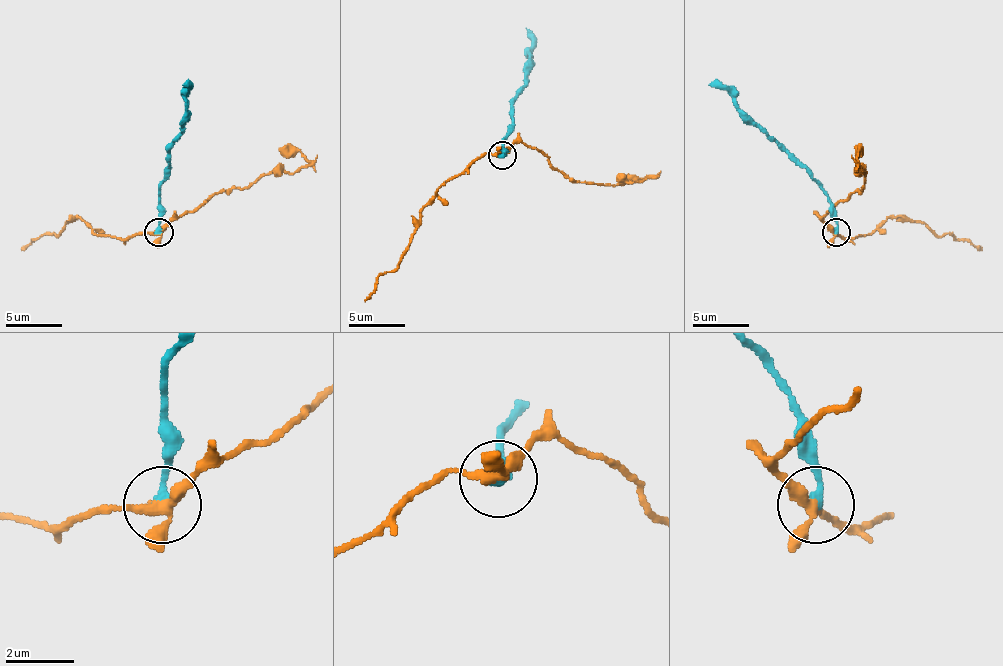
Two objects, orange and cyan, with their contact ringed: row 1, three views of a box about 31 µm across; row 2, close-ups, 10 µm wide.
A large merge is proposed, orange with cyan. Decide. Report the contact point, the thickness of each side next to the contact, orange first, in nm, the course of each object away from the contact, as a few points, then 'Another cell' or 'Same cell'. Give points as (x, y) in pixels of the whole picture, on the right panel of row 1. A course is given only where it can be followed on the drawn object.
Place: (836, 232). Thickness 280 nm (orange) against 280 nm. Course of orange: (835, 231), (846, 239), (866, 237), (888, 217), (905, 217), (925, 223), (939, 237), (970, 239), (981, 251). Course of cyan: (835, 231), (835, 209), (821, 183), (779, 147), (723, 88), (709, 83). Another cell

